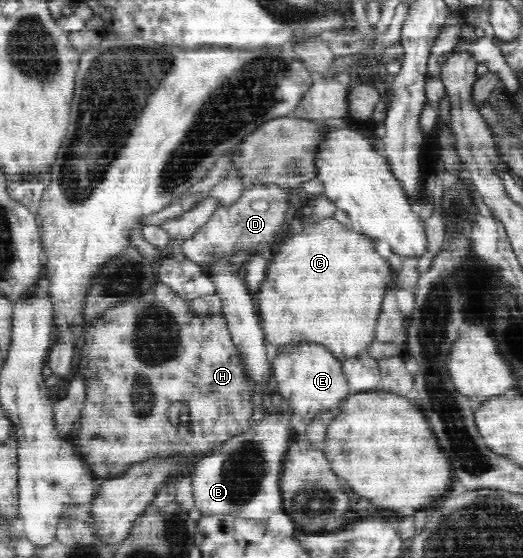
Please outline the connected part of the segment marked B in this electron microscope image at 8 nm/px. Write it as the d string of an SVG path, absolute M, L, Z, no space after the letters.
M283 406L280 410L267 411L265 417L260 421L260 424L254 426L240 434L234 436L234 440L224 441L217 446L218 450L205 454L199 457L195 462L196 466L191 466L194 470L190 470L192 474L192 489L194 492L194 504L200 510L202 517L211 516L232 516L234 519L248 520L254 523L266 523L271 514L282 508L282 498L280 498L280 472L283 471L283 462L286 456L288 447L290 446L292 436L292 424L290 424L288 410Z

